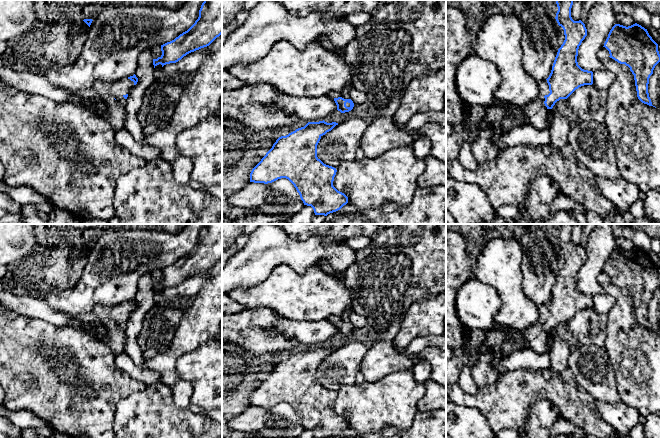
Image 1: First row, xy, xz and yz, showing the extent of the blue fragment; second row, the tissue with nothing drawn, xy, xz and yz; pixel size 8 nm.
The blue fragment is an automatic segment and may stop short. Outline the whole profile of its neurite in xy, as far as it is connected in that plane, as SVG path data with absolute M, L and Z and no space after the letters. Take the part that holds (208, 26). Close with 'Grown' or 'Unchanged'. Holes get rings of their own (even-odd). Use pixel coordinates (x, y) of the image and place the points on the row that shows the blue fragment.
M204 0L199 10L199 17L195 23L174 40L161 45L162 55L153 59L154 68L161 64L176 63L187 54L209 46L222 34L222 0Z. Unchanged

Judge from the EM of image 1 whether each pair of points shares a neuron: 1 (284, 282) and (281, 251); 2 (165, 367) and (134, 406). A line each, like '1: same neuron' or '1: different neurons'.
1: different neurons
2: different neurons

